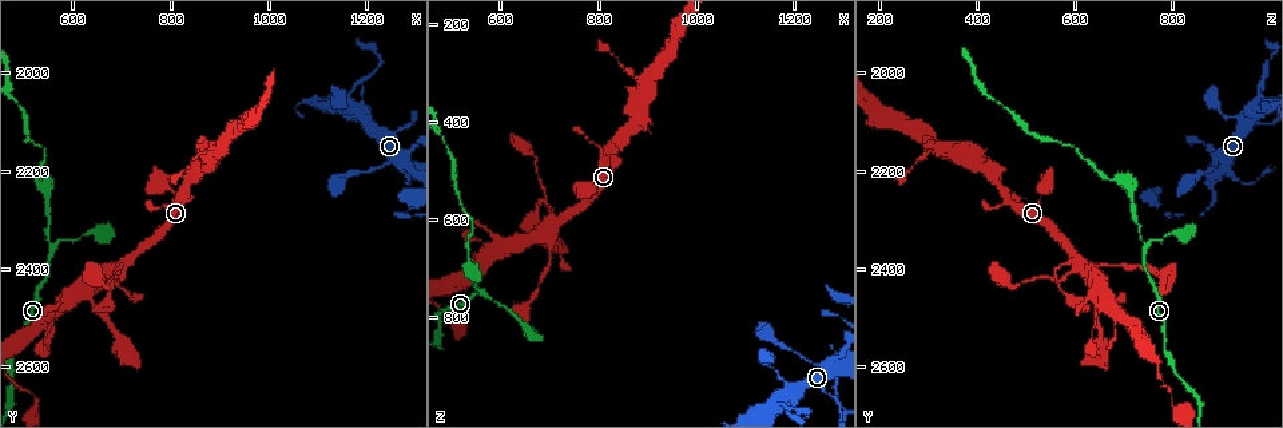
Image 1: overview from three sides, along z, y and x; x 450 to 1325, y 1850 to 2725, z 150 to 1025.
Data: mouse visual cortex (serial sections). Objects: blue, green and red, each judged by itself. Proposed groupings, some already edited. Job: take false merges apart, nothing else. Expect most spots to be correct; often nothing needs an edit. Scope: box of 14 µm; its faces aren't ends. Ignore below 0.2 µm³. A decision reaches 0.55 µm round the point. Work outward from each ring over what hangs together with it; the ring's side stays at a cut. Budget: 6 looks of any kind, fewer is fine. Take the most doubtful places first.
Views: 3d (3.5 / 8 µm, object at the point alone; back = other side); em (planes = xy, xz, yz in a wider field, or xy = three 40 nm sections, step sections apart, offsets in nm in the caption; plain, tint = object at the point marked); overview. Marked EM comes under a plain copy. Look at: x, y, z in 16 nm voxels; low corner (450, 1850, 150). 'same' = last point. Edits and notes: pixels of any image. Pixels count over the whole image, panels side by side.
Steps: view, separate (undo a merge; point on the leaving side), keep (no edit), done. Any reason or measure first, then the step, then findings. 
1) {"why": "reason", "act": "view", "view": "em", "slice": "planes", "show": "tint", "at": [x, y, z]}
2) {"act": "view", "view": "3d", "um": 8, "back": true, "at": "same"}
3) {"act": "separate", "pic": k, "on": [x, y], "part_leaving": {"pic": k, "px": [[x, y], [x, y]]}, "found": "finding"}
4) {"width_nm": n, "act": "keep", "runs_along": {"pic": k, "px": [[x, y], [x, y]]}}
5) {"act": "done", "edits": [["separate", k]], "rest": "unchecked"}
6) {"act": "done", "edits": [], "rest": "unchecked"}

{"why": "looks like a crossing", "act": "view", "view": "3d", "um": 3.5, "back": true, "at": [700, 2390, 610]}

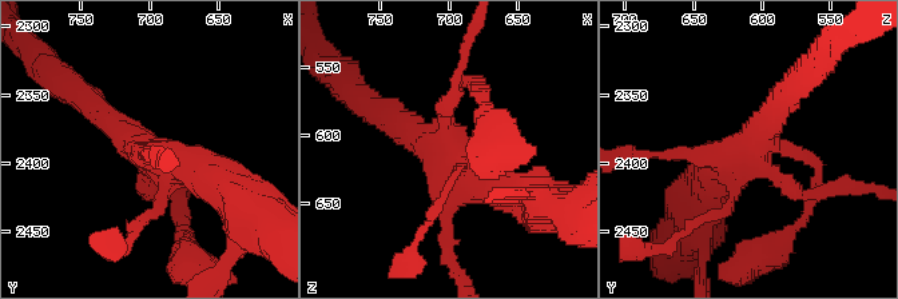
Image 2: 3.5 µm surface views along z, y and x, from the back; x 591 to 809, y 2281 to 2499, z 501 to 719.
{"why": "now the EM", "act": "view", "view": "em", "slice": "planes", "show": "tint", "at": [702, 2392, 610]}

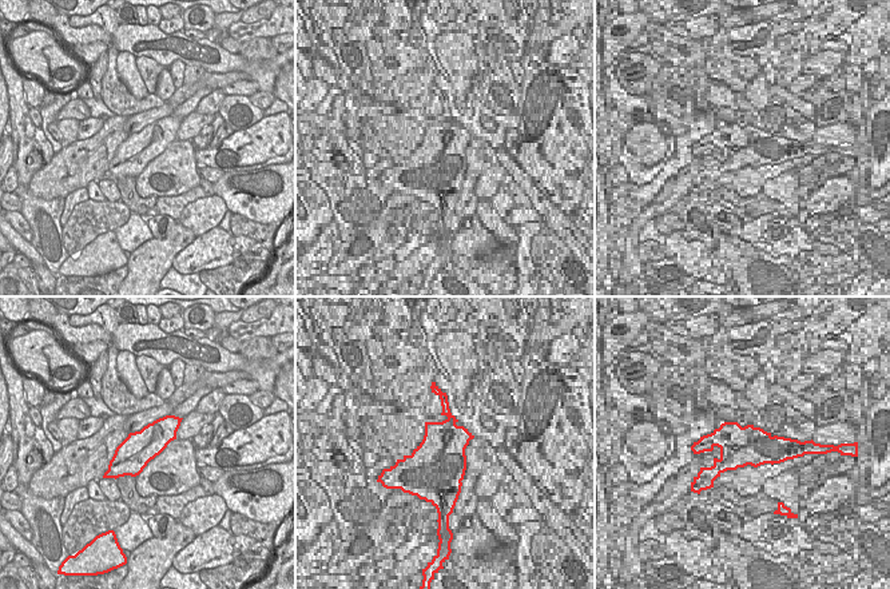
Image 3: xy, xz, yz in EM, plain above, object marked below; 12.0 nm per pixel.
{"act": "keep", "runs_along": {"pic": 2, "px": [[79, 94], [157, 159], [214, 180]]}, "found": "continuous, no second cell"}

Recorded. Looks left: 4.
{"why": "a narrow waist", "act": "view", "view": "3d", "um": 8, "at": [550, 2325, 735]}

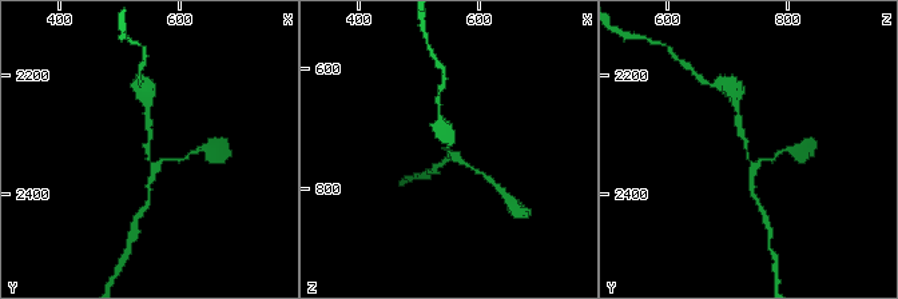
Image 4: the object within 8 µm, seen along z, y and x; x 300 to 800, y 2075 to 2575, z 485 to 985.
{"why": "zoom in", "act": "view", "view": "3d", "um": 3.5, "at": [550, 2330, 730]}

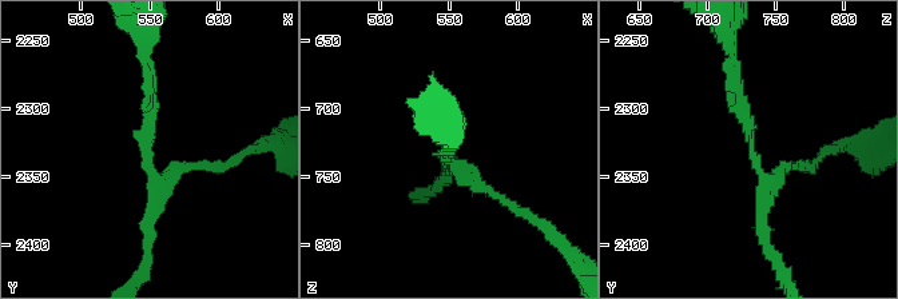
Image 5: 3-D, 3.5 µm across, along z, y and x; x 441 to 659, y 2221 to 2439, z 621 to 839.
{"arm_widths_nm": [150, 200], "act": "view", "view": "em", "slice": "planes", "show": "tint", "at": [550, 2326, 730]}

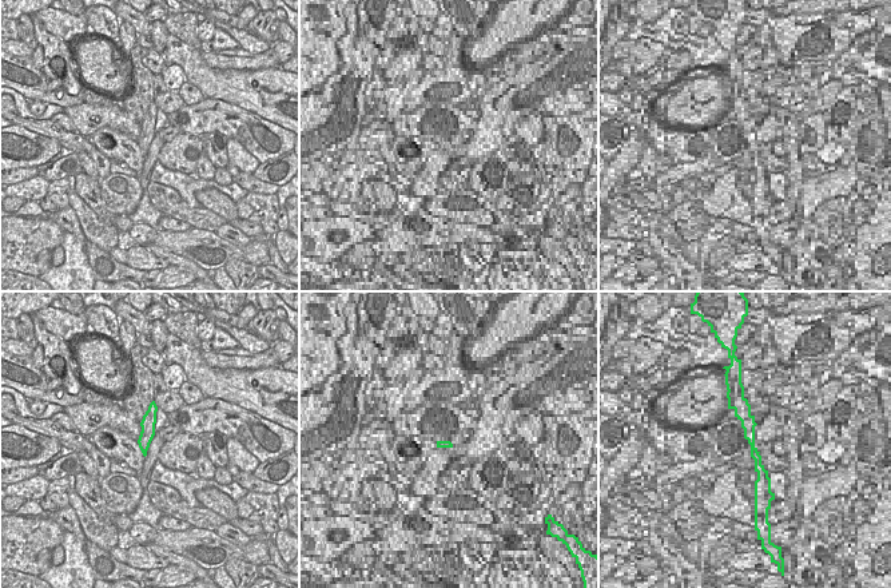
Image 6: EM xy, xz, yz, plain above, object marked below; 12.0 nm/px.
{"act": "keep", "runs_along": {"pic": 5, "px": [[763, 224], [767, 180], [753, 155], [732, 52]]}, "found": "continuous, no second cell"}

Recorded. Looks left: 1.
{"act": "done", "edits": [], "rest": "unchecked"}

